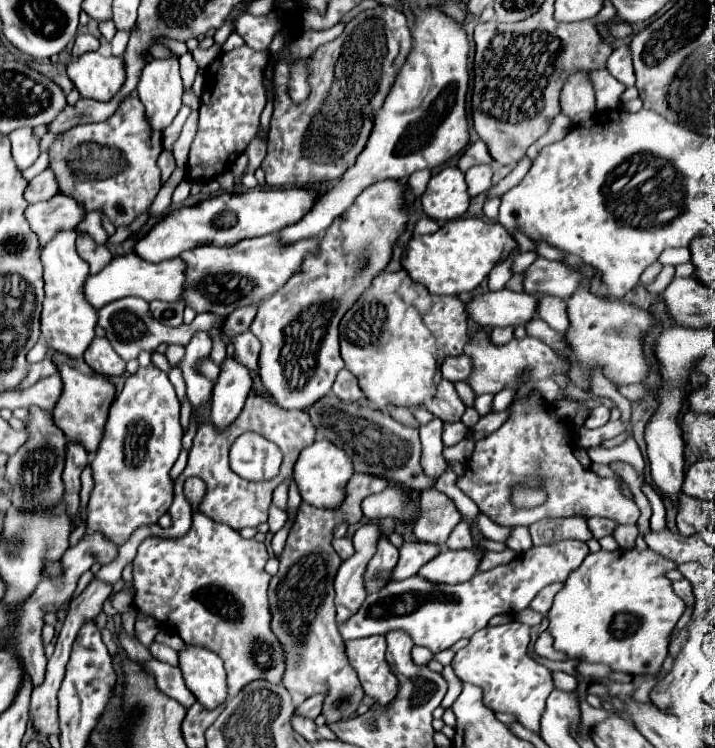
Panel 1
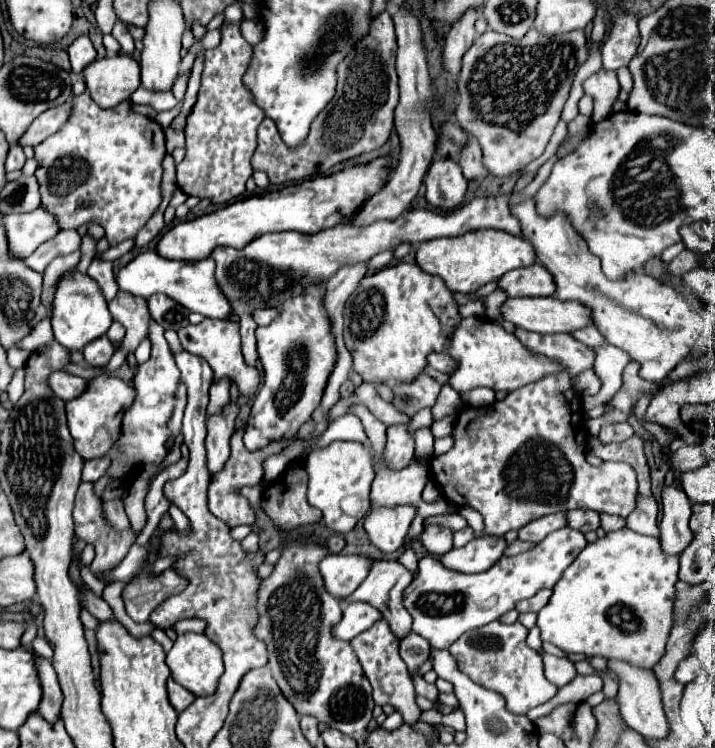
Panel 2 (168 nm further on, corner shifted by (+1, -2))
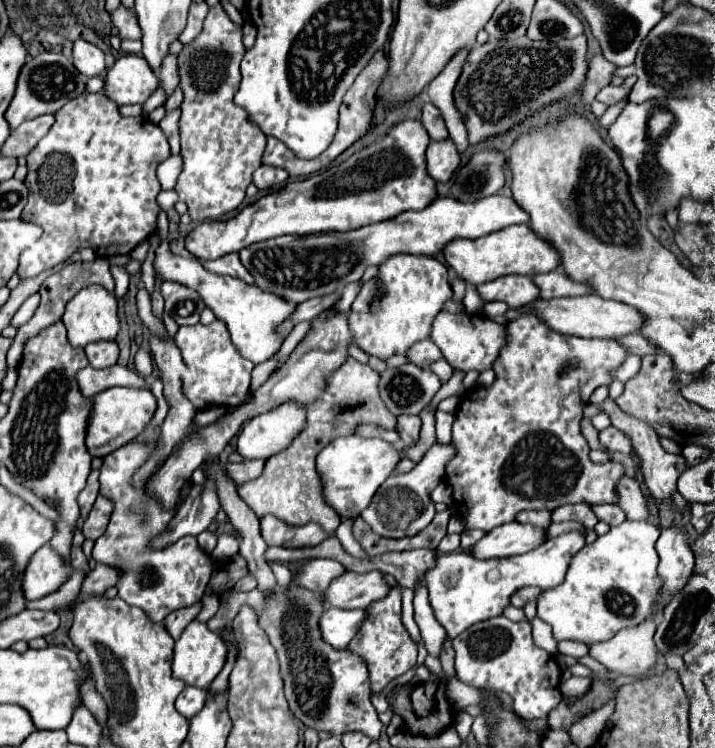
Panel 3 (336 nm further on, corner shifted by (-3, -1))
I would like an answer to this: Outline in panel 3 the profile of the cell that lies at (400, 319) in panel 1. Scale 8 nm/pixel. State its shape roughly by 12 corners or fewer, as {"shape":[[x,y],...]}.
{"shape":[[390,256],[348,316],[386,360],[430,336],[450,298],[438,258]]}

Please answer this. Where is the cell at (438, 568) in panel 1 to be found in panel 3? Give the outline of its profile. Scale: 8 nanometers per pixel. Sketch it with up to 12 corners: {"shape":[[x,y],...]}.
{"shape":[[508,522],[490,530],[476,558],[506,558],[530,552],[546,530]]}

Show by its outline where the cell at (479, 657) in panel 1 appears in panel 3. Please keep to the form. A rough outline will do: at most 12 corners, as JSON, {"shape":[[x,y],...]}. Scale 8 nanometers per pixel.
{"shape":[[526,620],[452,640],[456,676],[506,692],[520,718],[560,702],[558,660]]}

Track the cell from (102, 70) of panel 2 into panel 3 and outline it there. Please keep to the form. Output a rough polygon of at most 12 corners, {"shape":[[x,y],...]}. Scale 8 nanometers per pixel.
{"shape":[[124,54],[106,72],[106,96],[144,104],[158,76],[142,56]]}

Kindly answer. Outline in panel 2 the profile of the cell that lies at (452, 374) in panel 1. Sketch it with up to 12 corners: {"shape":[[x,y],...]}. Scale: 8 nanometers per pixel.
{"shape":[[430,353],[428,365],[454,373],[456,361],[448,353]]}

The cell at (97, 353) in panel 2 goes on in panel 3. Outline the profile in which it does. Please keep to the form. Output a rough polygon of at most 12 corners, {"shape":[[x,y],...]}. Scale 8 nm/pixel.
{"shape":[[116,342],[86,344],[92,368],[116,364],[120,348]]}

